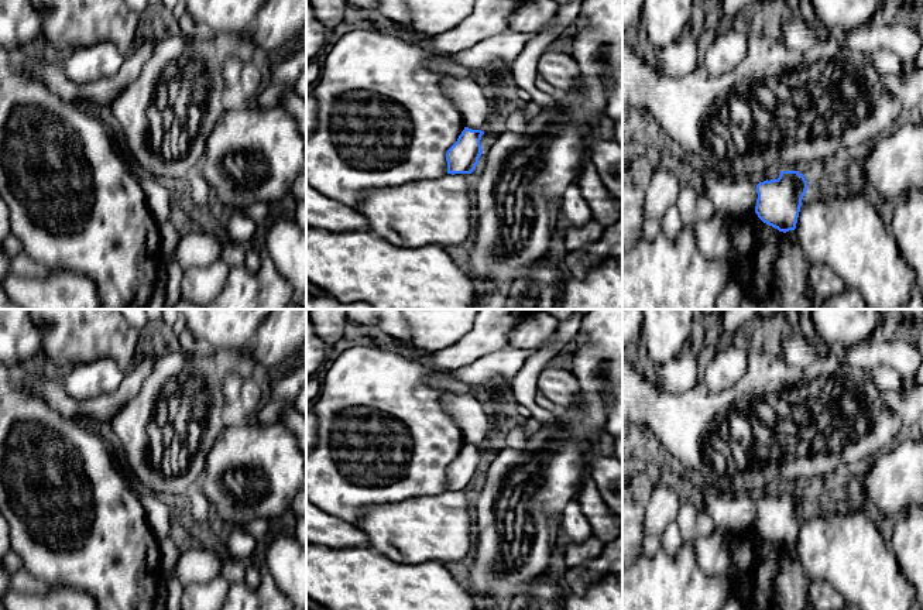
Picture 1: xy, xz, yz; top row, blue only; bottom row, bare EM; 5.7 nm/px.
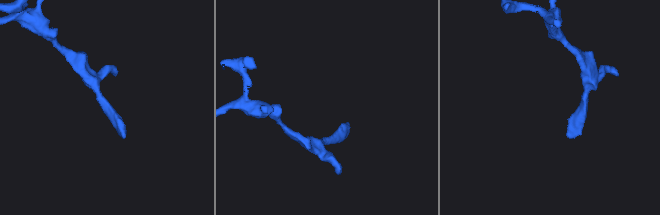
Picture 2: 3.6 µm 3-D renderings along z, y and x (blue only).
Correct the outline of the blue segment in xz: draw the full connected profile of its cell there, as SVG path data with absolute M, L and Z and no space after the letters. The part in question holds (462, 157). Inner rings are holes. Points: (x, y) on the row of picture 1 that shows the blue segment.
M464 127L457 141L447 150L447 174L471 174L478 164L481 150L481 136L484 131Z

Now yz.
M782 171L778 179L766 179L756 185L755 213L779 232L795 230L806 191L807 181L803 174Z

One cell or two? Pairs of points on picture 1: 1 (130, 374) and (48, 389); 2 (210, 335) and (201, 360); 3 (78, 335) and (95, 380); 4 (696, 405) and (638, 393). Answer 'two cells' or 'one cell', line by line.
1: one cell
2: two cells
3: two cells
4: one cell

